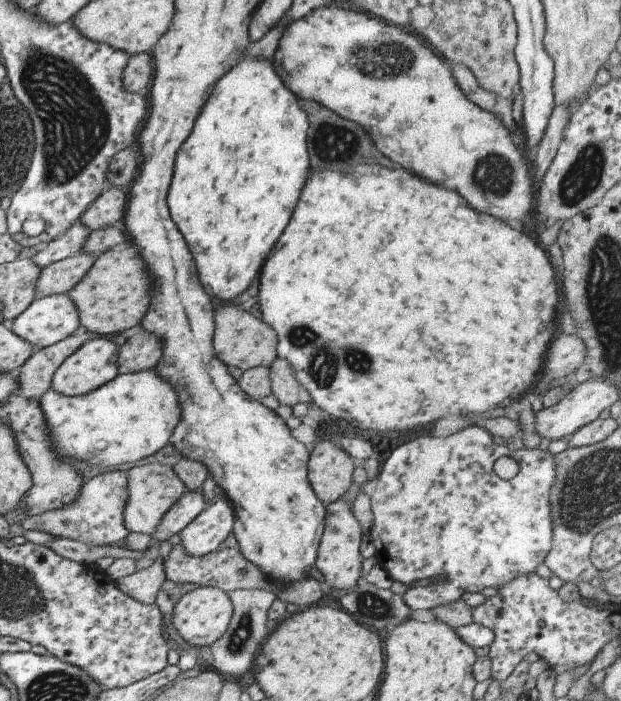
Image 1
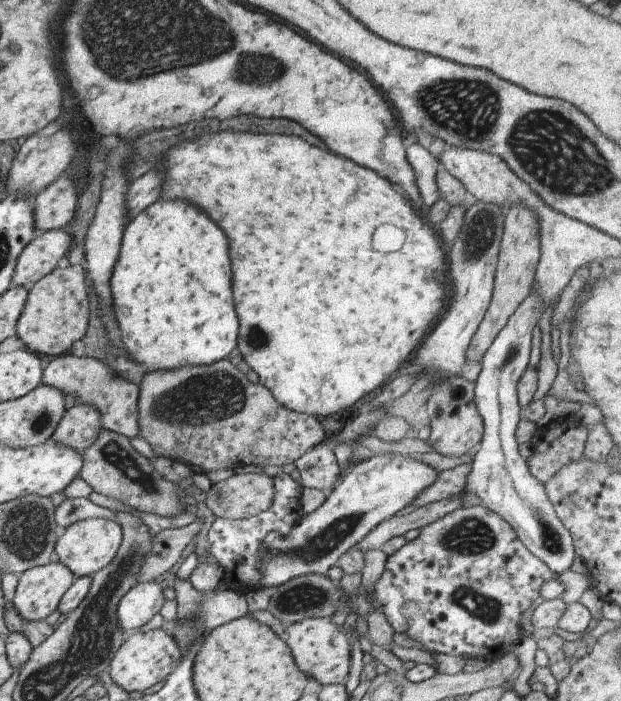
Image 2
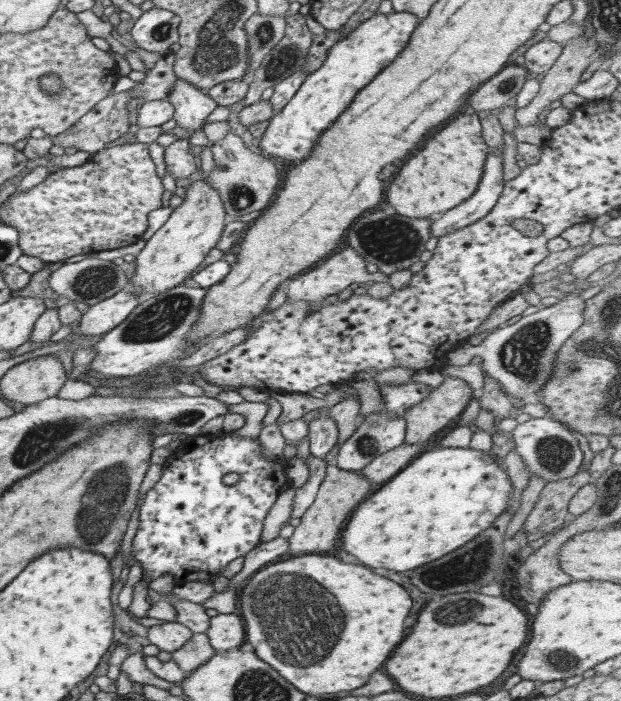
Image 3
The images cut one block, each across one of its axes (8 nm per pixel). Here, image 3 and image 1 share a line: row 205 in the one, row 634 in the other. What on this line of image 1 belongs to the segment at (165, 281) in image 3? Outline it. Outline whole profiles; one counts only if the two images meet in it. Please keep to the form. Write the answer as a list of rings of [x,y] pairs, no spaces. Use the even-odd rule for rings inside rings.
[[[200,587],[181,596],[173,609],[172,626],[187,644],[210,646],[224,636],[232,620],[233,604],[219,588]]]

